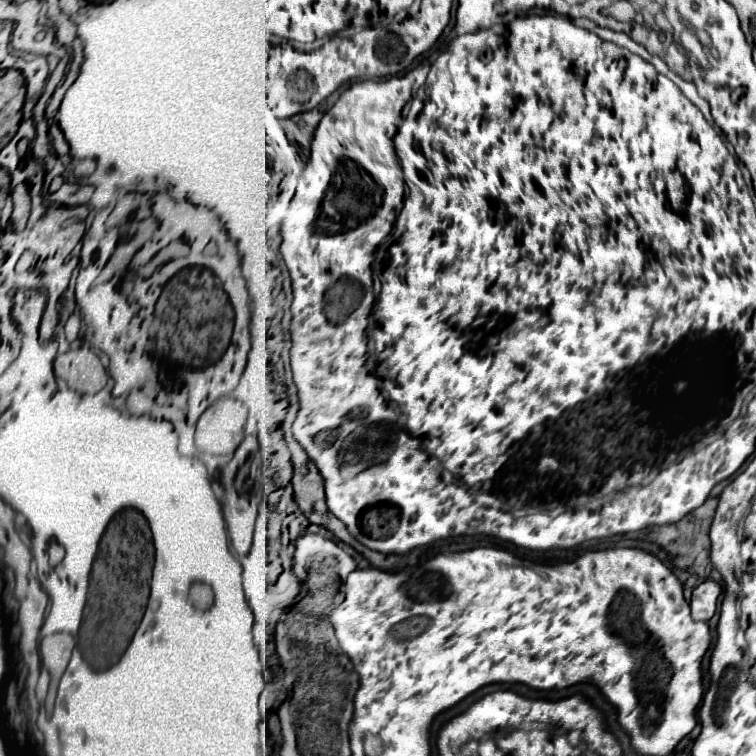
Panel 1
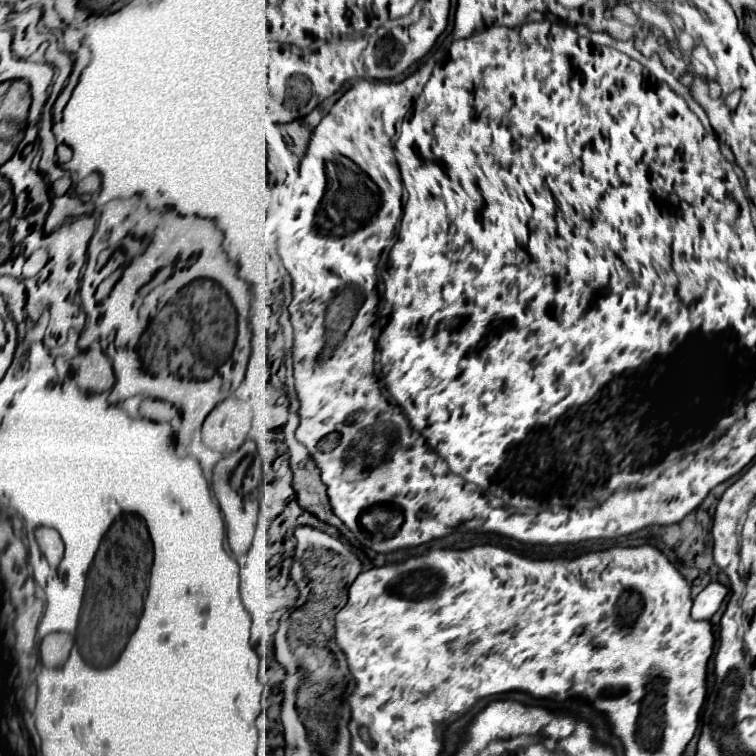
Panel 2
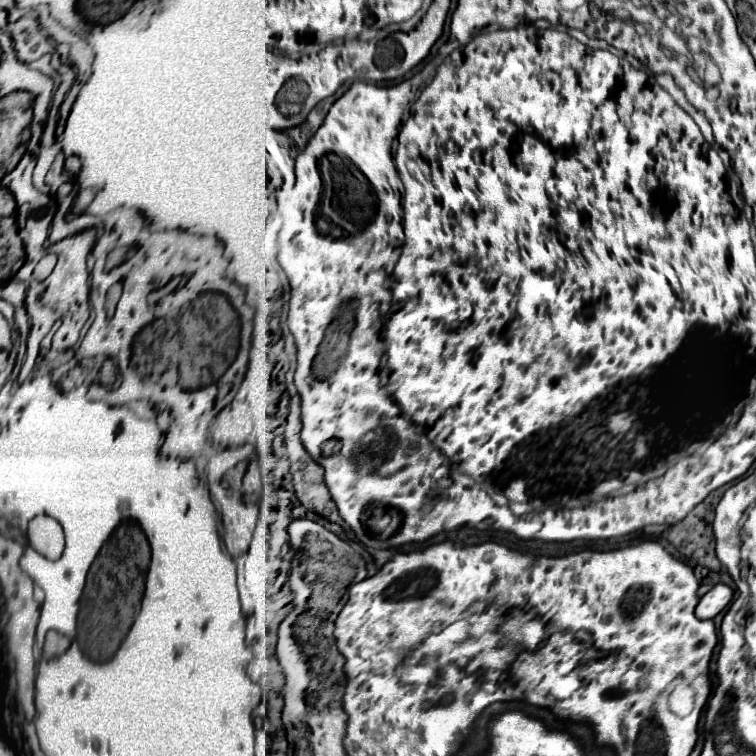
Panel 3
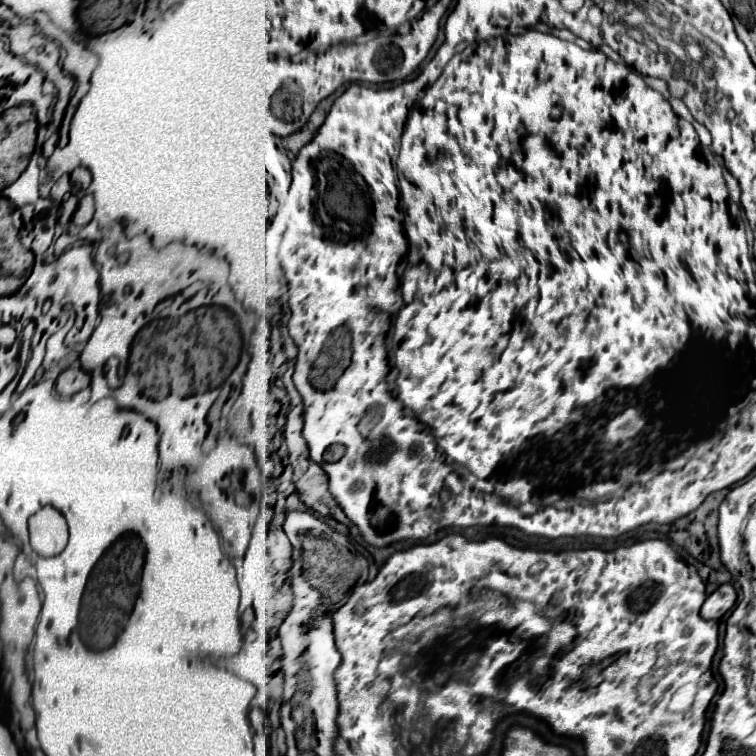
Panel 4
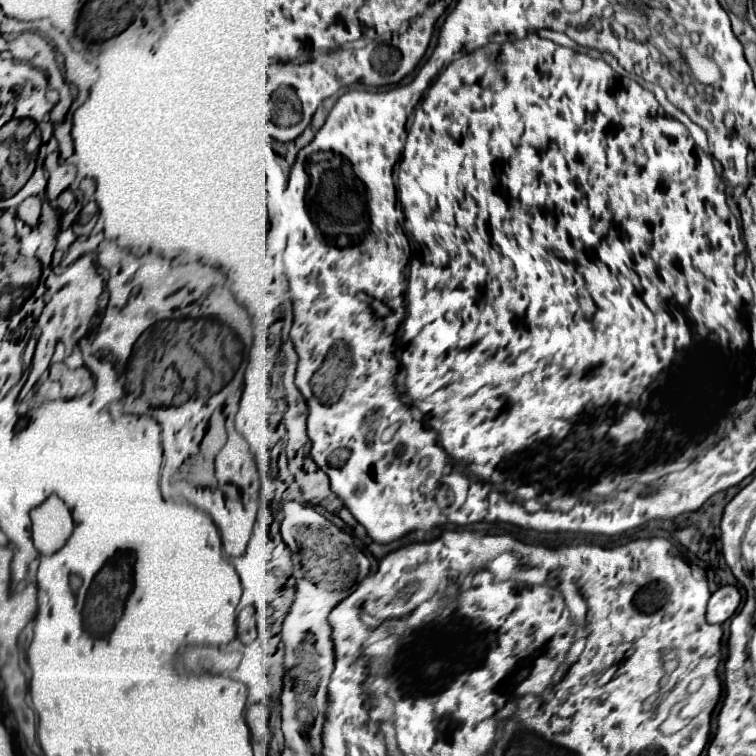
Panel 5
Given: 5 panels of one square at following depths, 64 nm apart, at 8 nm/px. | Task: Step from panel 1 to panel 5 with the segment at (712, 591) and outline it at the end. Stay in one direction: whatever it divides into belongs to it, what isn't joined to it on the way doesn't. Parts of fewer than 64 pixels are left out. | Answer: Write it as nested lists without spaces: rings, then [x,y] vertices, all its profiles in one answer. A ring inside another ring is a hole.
[[[722,586],[720,590],[716,590],[708,602],[708,622],[710,624],[722,624],[728,618],[734,616],[734,612],[740,606],[740,592],[736,586]]]

